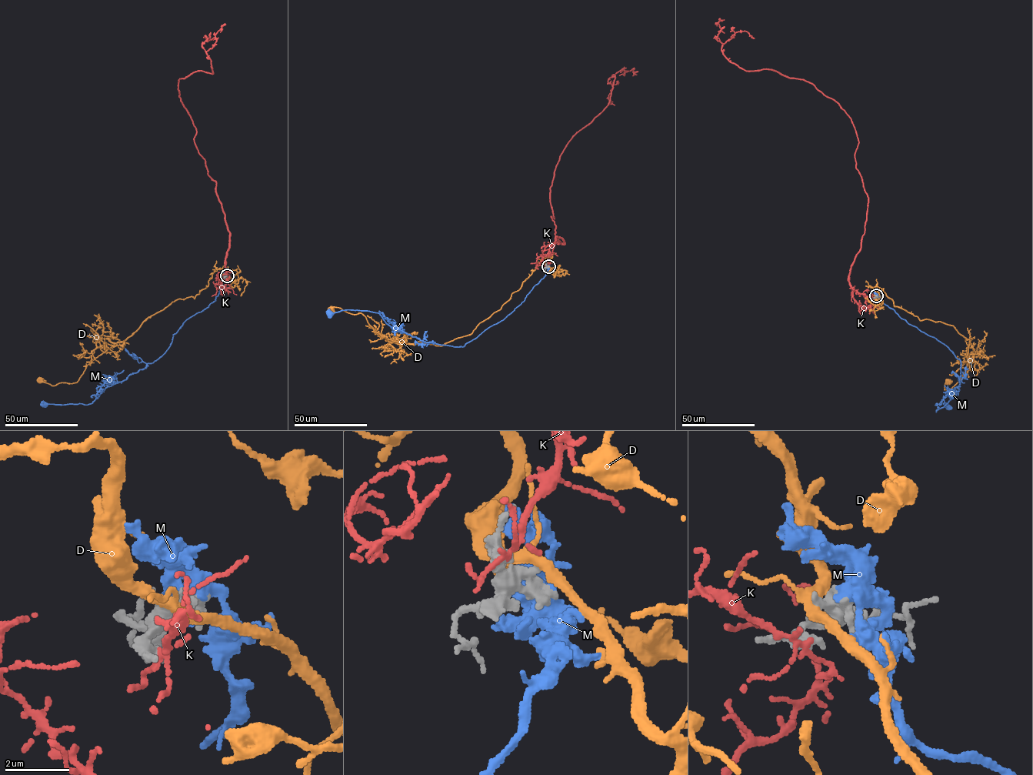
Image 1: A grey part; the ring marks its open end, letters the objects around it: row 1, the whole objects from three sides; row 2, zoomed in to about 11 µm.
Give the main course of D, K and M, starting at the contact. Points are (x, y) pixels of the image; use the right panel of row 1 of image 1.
D: (875, 296), (871, 287), (919, 319), (952, 325), (969, 340), (968, 369), (944, 389), (948, 381)
K: (875, 298), (849, 282), (868, 199), (851, 119), (812, 84), (744, 69), (721, 49), (736, 32), (753, 38)
M: (876, 295), (878, 300), (909, 324), (948, 347), (960, 360), (959, 390), (936, 412), (948, 406)

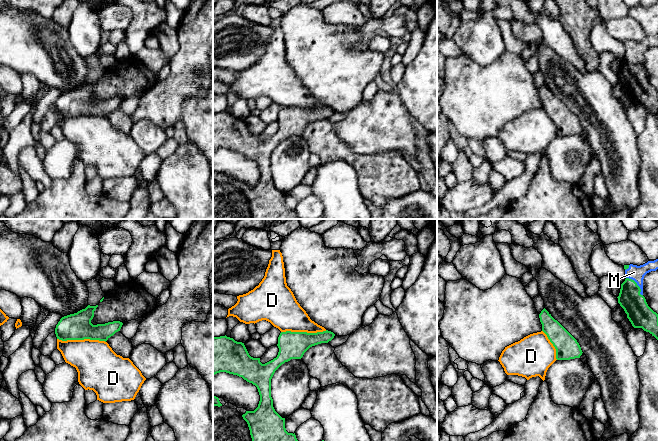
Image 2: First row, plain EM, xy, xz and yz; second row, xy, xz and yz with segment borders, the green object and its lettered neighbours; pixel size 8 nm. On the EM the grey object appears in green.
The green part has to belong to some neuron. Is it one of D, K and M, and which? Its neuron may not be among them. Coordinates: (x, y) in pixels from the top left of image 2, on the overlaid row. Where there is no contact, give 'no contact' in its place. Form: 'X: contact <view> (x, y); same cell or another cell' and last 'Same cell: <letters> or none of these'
D: contact xy (81, 339); another cell
K: no contact; another cell
M: contact yz (636, 284); same cell
Same cell: M

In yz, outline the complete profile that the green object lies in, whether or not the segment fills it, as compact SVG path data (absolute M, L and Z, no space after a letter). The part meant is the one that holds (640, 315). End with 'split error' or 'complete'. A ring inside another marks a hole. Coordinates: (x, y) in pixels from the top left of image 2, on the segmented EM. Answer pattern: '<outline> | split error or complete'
M658 259L637 265L624 265L625 281L621 284L618 303L627 314L634 328L642 328L658 340L658 314L647 304L643 296L644 276L658 269Z | split error

